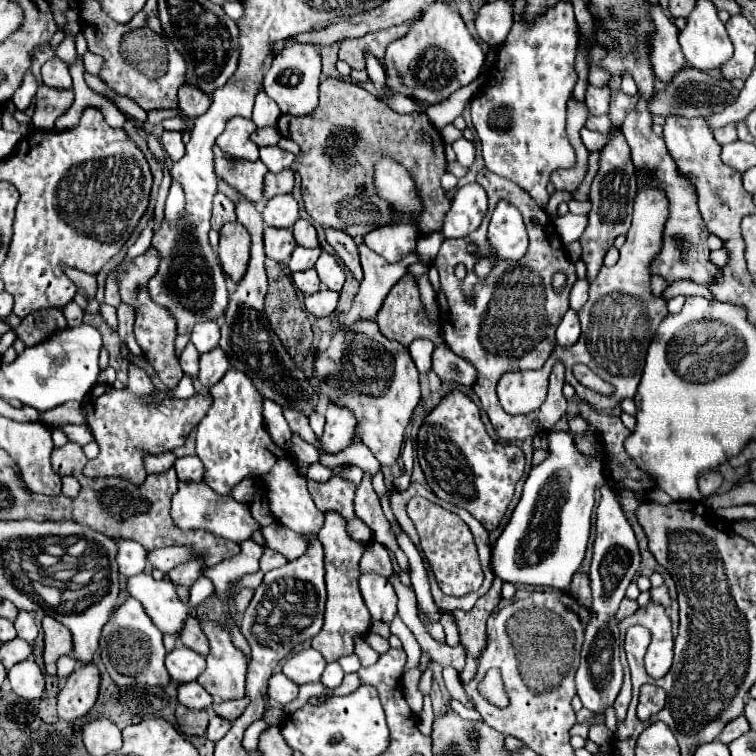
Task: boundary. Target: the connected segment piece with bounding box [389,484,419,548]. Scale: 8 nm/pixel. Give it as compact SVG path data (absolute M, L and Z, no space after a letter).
M413 484L413 486L411 486L409 490L405 490L405 492L391 492L389 504L391 504L391 510L393 510L395 518L399 520L401 528L405 530L405 534L407 534L407 536L411 538L411 542L419 548L419 536L417 536L417 530L415 530L413 522L409 520L409 516L407 516L407 512L405 512L407 500L409 500L411 496L415 496L415 494L419 494L419 484Z

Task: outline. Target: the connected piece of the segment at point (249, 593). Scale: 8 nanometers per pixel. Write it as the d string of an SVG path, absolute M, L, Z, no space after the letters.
M249 588L241 590L241 592L235 596L235 600L233 600L233 602L235 602L235 612L237 612L237 614L243 614L251 598L253 598L253 590L249 590Z

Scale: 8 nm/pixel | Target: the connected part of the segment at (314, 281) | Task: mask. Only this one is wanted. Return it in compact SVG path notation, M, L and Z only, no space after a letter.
M313 268L311 270L303 270L303 272L295 272L293 274L293 282L303 294L315 294L321 288L319 276L317 276L317 272Z

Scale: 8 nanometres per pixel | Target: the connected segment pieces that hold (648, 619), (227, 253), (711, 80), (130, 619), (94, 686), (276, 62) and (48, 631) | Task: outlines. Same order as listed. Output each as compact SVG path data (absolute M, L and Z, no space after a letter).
M651 600L645 608L639 608L633 616L625 618L619 624L620 649L624 649L627 628L633 624L641 624L651 630L651 644L645 654L645 668L649 676L663 678L673 664L673 632L665 608Z
M231 222L225 224L219 230L221 238L219 238L219 262L223 272L237 282L245 270L247 270L247 262L249 262L249 236L247 236L247 228L243 228L243 224L239 222Z
M683 68L683 72L677 72L671 80L671 84L659 86L655 90L655 98L651 100L651 116L683 116L683 118L695 118L695 116L711 116L715 112L721 112L727 104L731 104L737 98L739 90L735 90L727 80L719 76L719 72L699 72L697 68Z
M129 598L123 602L119 608L113 610L111 618L103 626L101 638L99 638L99 654L103 658L103 666L107 674L113 678L115 684L135 684L135 682L145 682L149 686L159 686L167 688L171 678L163 666L165 660L165 646L161 642L161 630L151 622L151 618L145 614L143 606Z
M93 664L77 668L63 684L57 696L59 716L73 722L85 716L97 700L99 692L99 670Z
M289 44L275 54L265 78L263 88L271 96L283 114L305 116L317 106L319 96L319 78L321 78L321 54L313 44Z
M51 616L43 618L43 632L45 632L45 650L43 650L43 660L45 660L45 672L49 676L55 676L55 662L59 656L69 654L69 630L57 622Z

